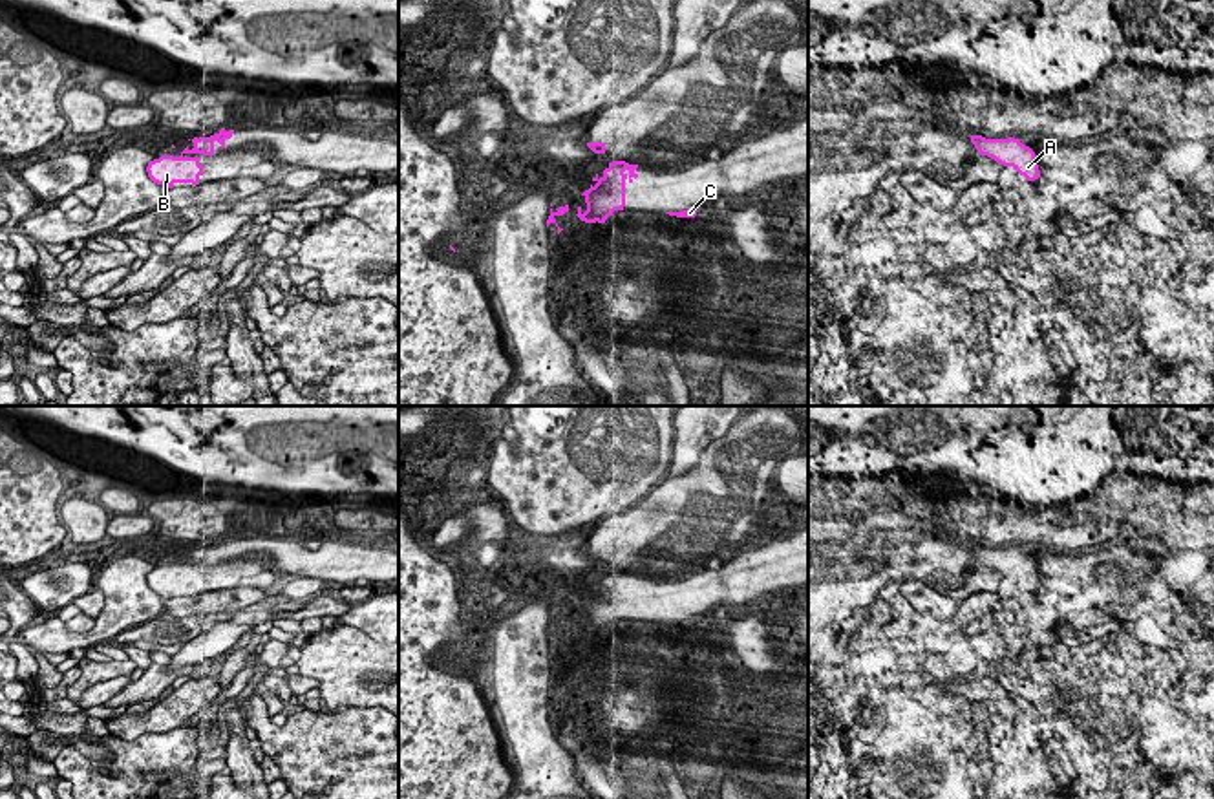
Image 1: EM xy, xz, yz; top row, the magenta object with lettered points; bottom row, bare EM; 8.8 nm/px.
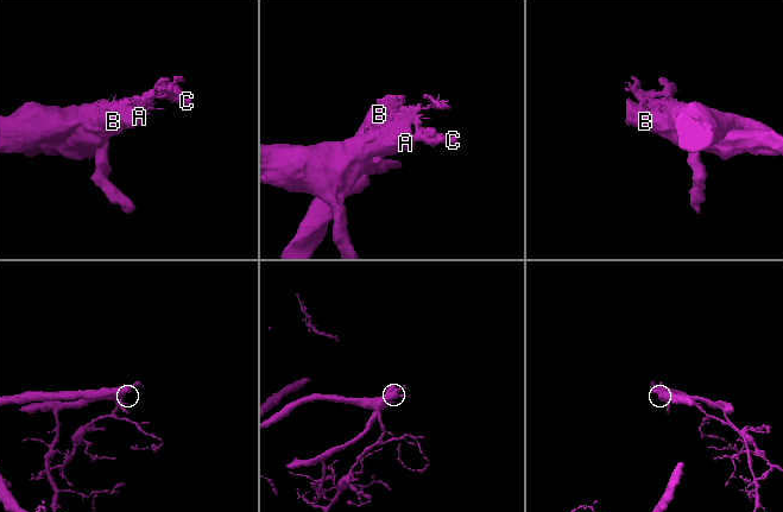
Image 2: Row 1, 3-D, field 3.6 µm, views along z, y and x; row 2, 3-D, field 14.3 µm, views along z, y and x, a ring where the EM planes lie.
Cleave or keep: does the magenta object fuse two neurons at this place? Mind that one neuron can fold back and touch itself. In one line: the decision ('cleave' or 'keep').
cleave

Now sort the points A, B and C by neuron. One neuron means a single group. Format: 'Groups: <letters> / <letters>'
Groups: A / B C

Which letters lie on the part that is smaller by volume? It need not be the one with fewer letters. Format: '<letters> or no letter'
B, C

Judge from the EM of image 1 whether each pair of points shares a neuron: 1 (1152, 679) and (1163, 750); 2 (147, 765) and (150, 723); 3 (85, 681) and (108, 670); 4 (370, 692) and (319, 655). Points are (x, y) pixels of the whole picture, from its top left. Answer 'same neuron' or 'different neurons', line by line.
1: different neurons
2: different neurons
3: same neuron
4: same neuron

